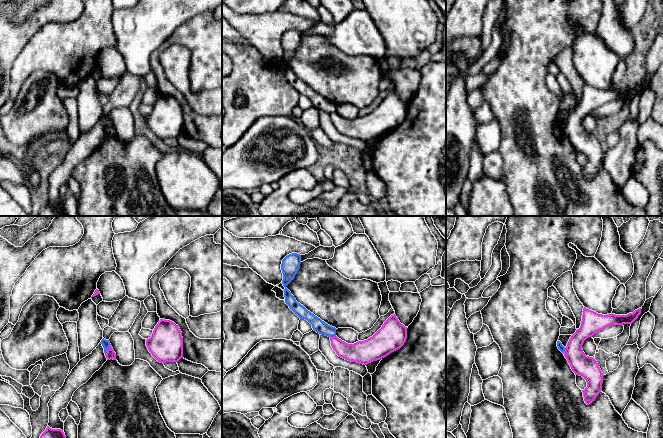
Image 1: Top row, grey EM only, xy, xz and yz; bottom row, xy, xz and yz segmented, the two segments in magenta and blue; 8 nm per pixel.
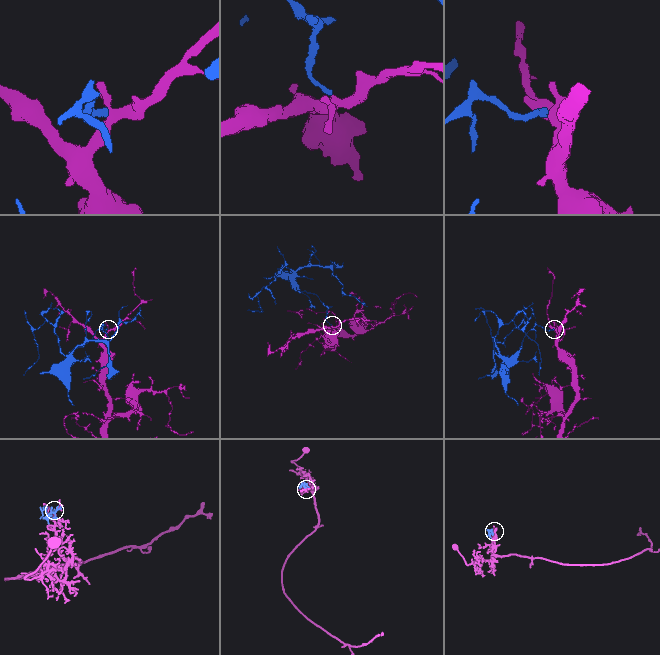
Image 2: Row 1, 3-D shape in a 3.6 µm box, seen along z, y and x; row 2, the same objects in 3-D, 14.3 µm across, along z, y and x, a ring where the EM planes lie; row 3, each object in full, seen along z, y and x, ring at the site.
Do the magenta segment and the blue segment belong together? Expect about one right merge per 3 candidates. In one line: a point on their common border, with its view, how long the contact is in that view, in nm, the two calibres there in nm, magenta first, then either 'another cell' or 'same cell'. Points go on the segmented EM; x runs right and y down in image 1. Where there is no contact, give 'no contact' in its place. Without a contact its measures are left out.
contact xy (108, 349); length 100 nm; calibres 80 and 70 nm; another cell

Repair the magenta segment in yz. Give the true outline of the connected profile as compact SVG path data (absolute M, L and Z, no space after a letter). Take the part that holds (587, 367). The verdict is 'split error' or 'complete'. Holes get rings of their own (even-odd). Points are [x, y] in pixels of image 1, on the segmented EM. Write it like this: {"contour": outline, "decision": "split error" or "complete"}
{"contour": "M583 308L581 326L570 337L564 356L575 375L582 376L587 382L587 387L582 390L587 405L591 404L601 392L604 375L597 361L593 357L586 356L583 352L584 341L611 325L632 324L641 314L641 309L627 315L612 313L602 315Z", "decision": "complete"}

